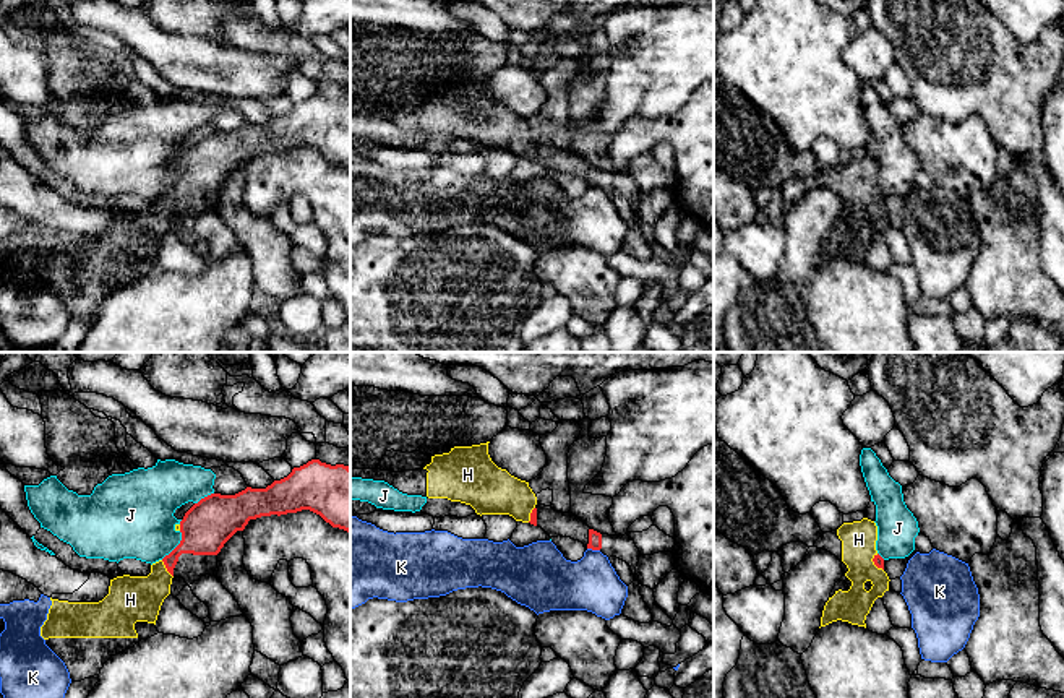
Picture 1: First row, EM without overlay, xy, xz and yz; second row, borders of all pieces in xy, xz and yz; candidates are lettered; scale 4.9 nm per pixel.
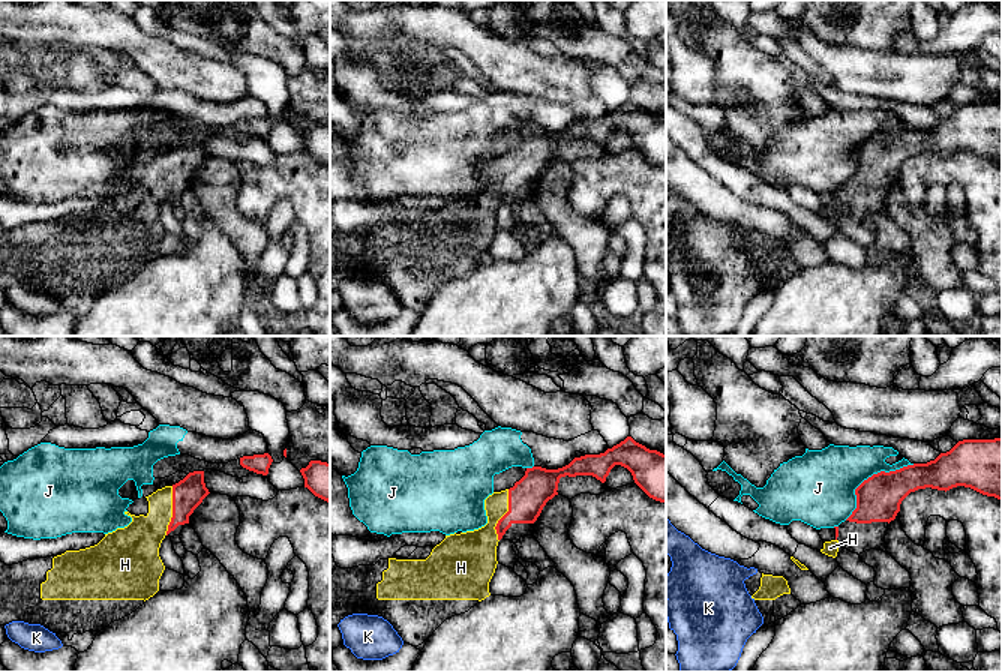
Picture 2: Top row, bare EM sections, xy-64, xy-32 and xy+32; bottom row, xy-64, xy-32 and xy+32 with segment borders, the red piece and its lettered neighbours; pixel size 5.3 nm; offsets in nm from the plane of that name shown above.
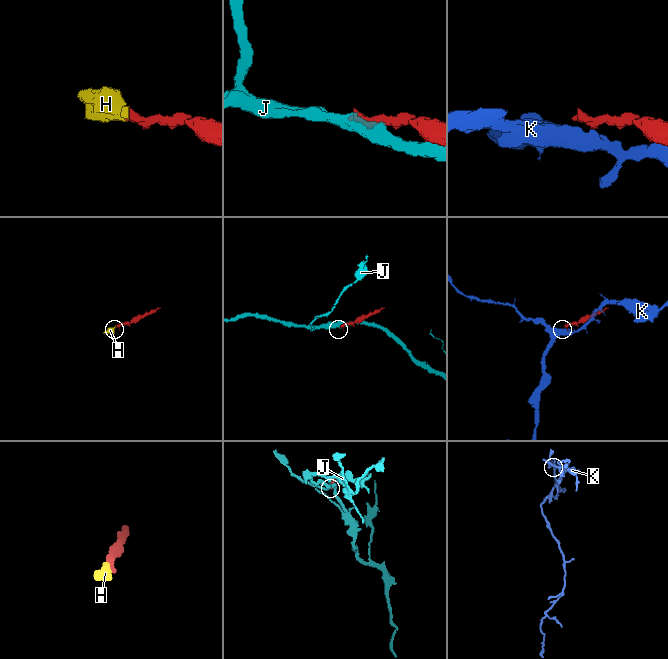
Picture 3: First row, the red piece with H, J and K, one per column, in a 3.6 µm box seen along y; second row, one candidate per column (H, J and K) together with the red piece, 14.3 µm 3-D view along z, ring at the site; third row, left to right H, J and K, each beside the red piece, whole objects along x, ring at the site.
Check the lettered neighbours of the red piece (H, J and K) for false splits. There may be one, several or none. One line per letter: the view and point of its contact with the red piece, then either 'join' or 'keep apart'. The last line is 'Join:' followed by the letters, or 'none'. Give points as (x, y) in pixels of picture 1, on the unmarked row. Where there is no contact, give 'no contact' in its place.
H: xy (166, 203) | join
J: xy (177, 182) | keep apart
K: xz (594, 185) | keep apart
Join: H

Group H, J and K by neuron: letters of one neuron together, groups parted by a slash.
H / J / K

